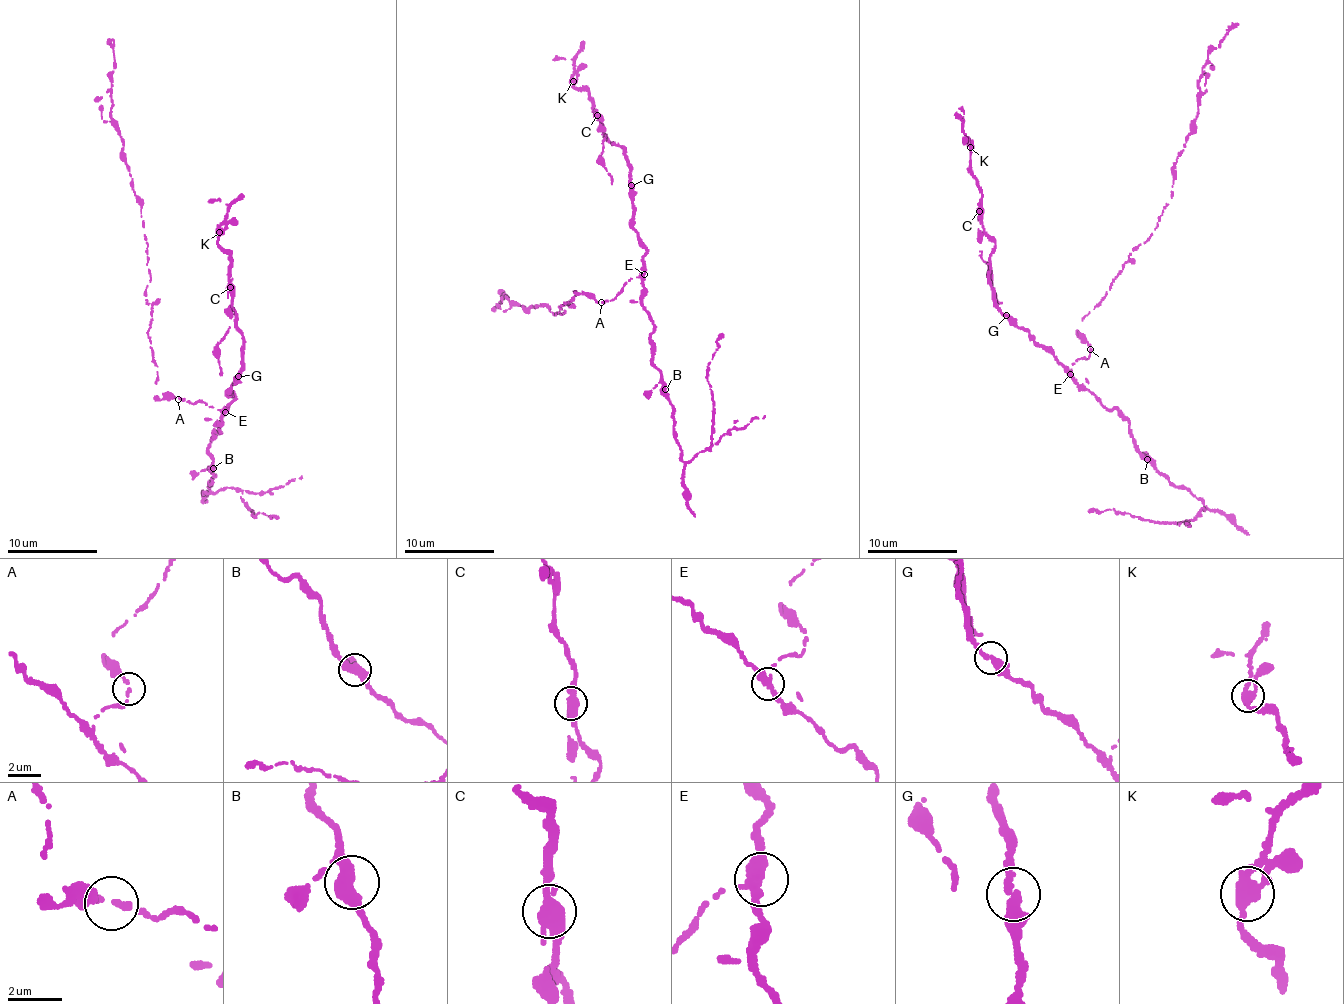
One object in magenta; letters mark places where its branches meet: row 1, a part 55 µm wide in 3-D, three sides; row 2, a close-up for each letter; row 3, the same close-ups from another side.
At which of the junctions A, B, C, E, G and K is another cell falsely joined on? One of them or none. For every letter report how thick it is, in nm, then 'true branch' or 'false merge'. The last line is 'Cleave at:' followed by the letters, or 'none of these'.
A: 200 nm thick; true branch
B: 480 nm thick; true branch
C: 500 nm thick; false merge
E: 340 nm thick; true branch
G: 340 nm thick; true branch
K: 440 nm thick; true branch
Cleave at: C

